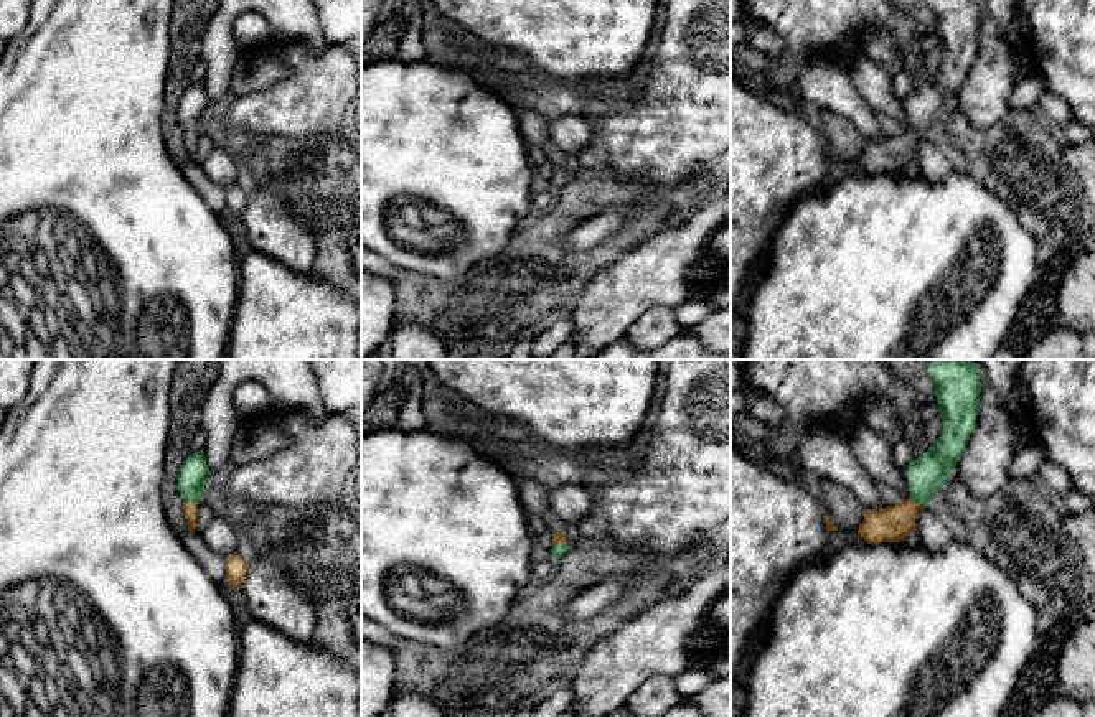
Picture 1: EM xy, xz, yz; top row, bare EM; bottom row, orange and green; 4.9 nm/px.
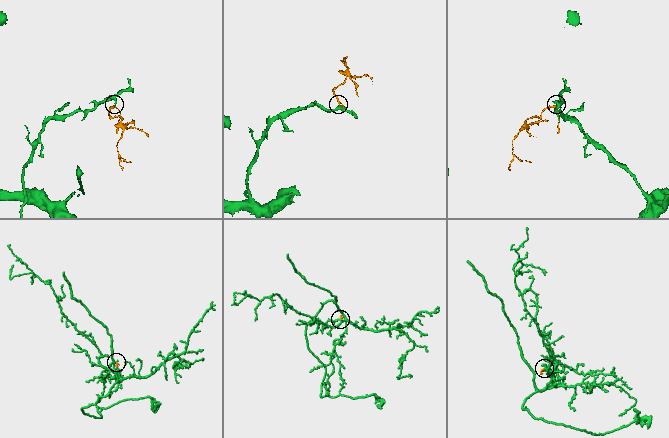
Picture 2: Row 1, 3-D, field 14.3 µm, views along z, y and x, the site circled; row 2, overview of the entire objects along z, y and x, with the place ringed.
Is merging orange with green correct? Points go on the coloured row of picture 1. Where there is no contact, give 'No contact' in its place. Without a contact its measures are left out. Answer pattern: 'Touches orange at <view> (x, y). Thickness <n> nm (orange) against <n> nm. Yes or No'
Touches orange at xy (190, 503). Thickness 80 nm (orange) against 140 nm. Yes

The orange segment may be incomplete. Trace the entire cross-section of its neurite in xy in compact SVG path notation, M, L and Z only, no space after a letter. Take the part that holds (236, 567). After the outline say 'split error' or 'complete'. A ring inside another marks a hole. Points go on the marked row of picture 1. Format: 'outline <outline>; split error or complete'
outline M237 551L224 560L226 560L226 579L236 588L236 592L239 592L246 579L247 564L242 560Z; complete

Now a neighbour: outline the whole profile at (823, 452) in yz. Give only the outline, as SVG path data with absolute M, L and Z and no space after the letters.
M811 427L798 440L798 468L831 480L851 493L864 509L886 509L876 481L853 455L846 437L828 427Z

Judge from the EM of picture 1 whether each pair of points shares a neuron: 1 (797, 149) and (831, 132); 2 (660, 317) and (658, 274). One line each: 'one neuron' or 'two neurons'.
1: two neurons
2: two neurons

